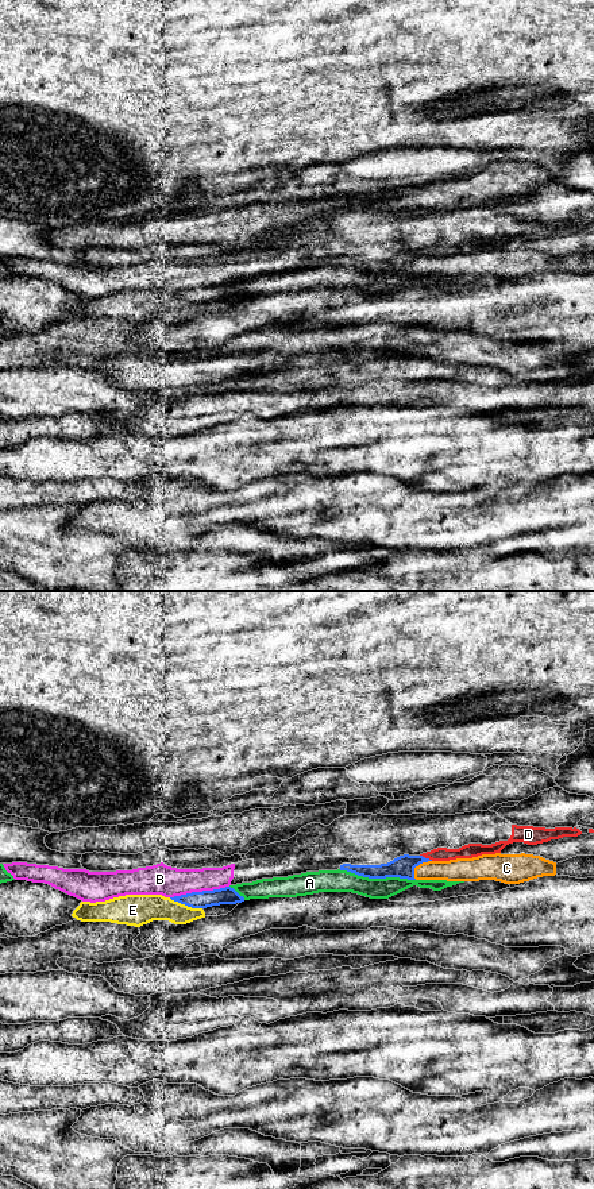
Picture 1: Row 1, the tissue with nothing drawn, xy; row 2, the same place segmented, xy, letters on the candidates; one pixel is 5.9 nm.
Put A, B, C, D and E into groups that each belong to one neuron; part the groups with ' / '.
A / B D / C / E

